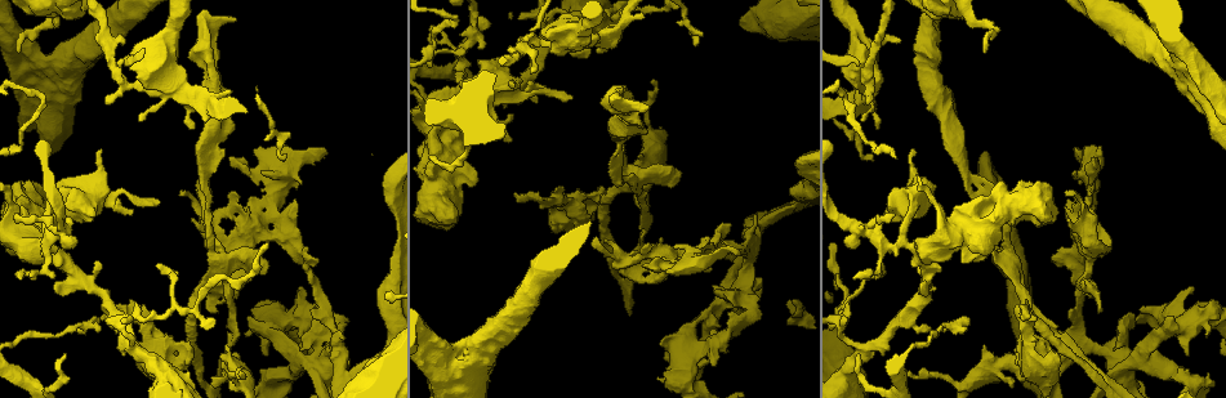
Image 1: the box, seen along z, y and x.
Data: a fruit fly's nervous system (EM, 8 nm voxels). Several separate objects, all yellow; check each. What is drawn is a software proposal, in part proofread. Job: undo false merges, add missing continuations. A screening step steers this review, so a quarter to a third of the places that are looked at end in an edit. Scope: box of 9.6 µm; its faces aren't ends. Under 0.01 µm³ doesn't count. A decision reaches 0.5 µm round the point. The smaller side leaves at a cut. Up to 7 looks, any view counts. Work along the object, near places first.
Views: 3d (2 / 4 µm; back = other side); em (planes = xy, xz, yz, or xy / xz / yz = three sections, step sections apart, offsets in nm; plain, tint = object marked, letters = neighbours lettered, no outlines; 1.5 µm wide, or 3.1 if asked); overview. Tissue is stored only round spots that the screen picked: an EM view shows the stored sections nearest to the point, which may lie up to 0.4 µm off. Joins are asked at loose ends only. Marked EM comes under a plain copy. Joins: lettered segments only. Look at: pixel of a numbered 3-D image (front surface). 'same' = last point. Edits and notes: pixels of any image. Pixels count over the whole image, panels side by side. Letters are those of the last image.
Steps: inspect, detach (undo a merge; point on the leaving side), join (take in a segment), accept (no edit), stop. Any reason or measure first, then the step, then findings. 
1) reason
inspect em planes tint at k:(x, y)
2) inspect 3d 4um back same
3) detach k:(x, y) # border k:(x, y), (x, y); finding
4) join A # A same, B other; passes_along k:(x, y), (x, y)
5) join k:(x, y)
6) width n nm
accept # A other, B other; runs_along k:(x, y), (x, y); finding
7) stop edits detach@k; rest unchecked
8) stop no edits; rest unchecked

a narrow waist
inspect em planes tint at 1:(458, 59)

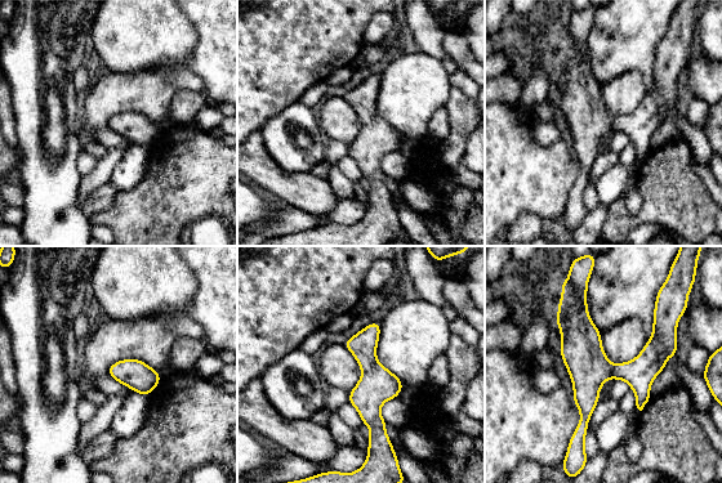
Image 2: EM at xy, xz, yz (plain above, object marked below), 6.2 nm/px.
inspect em planes letters same

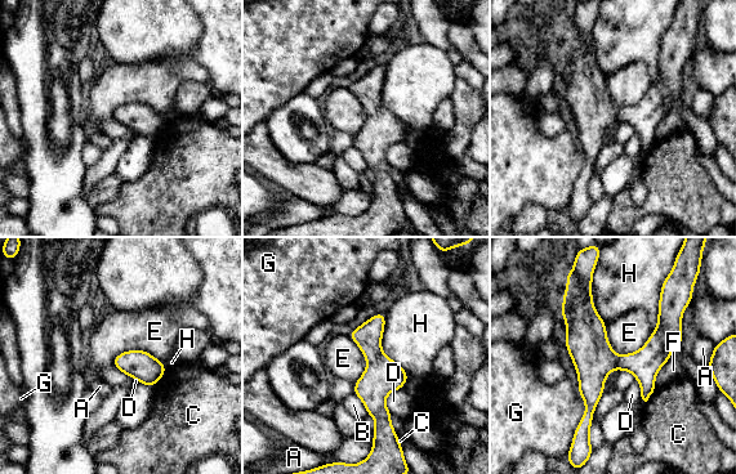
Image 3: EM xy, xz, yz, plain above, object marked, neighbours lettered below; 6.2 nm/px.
width 180 nm
accept # A other, B other, C other, D other, E other, F other, G other, H other; runs_along 3:(587, 289), (590, 407), (584, 432); one neuron here

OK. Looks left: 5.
an open end
inspect 3d 2um at 1:(235, 17)

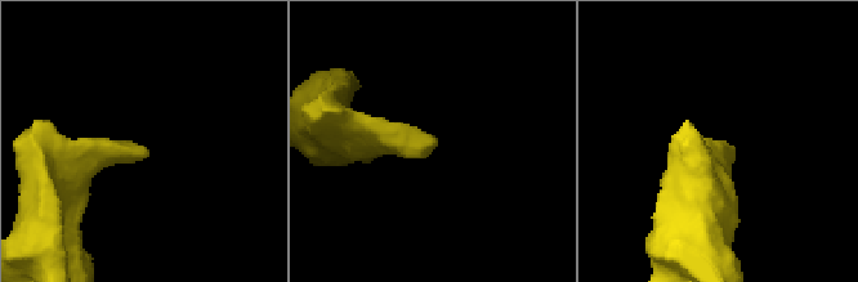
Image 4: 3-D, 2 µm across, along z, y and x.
now the EM
inspect em planes letters at 4:(148, 151)

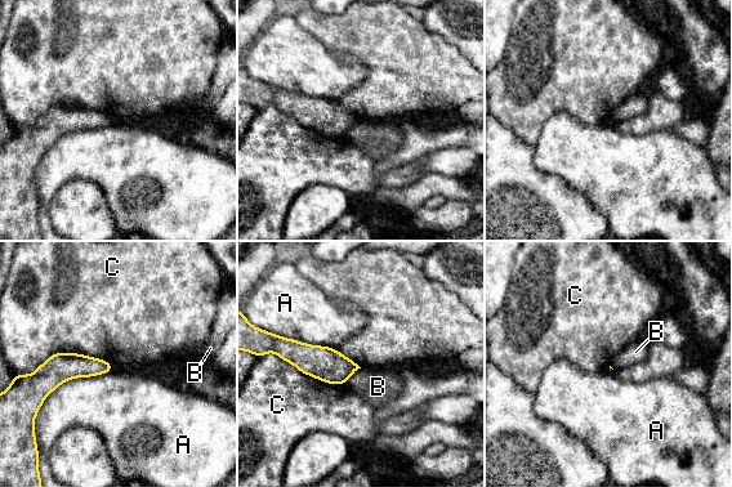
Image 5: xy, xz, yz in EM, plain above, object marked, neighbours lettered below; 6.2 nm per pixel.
longest_contact C 550 nm
accept # A other, B other, C other; border 5:(115, 367), (52, 353), (25, 375); none of them fits

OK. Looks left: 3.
calibre changes
inspect em planes tint at 1:(623, 146)

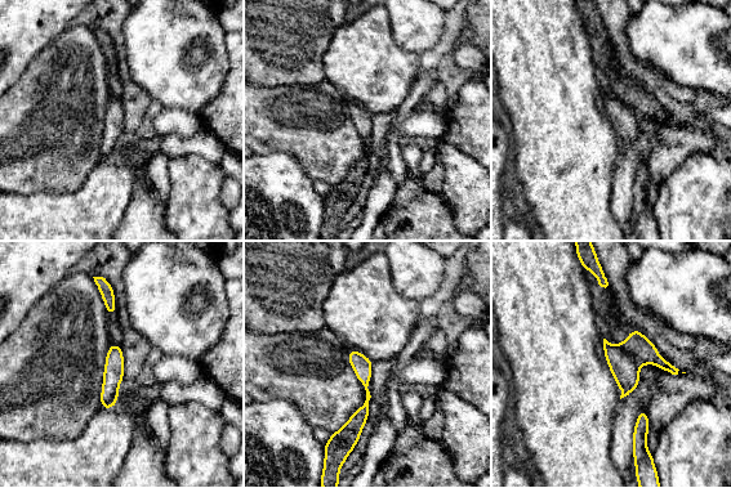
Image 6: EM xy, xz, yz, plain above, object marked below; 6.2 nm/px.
see the neighbours
inspect em planes letters same

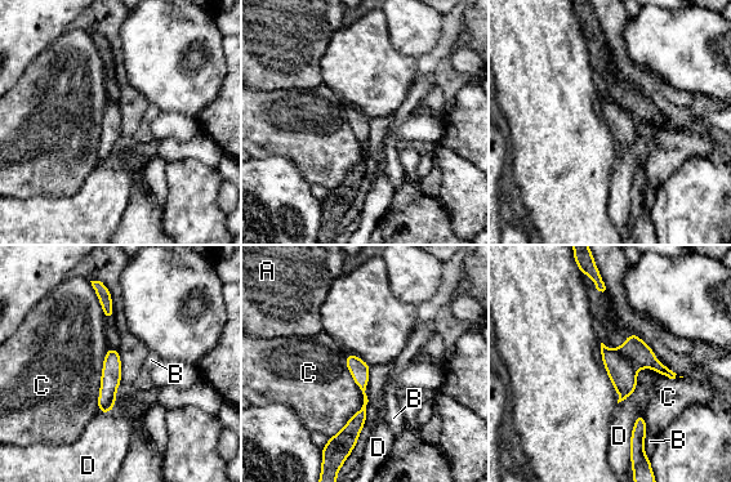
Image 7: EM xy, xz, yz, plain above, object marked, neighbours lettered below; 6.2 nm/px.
longest_contact C 550 nm
detach 7:(634, 348) # A other, B other, C other, D other; border 7:(615, 348), (631, 361), (636, 370); two neurons meet here

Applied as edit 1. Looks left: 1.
stop edits detach@7; rest unchecked

